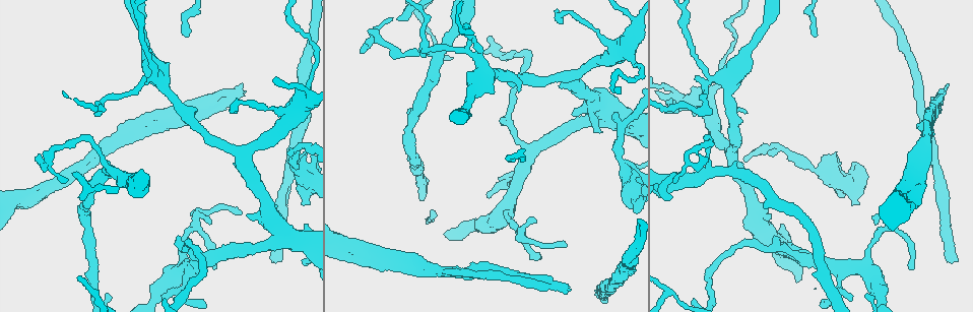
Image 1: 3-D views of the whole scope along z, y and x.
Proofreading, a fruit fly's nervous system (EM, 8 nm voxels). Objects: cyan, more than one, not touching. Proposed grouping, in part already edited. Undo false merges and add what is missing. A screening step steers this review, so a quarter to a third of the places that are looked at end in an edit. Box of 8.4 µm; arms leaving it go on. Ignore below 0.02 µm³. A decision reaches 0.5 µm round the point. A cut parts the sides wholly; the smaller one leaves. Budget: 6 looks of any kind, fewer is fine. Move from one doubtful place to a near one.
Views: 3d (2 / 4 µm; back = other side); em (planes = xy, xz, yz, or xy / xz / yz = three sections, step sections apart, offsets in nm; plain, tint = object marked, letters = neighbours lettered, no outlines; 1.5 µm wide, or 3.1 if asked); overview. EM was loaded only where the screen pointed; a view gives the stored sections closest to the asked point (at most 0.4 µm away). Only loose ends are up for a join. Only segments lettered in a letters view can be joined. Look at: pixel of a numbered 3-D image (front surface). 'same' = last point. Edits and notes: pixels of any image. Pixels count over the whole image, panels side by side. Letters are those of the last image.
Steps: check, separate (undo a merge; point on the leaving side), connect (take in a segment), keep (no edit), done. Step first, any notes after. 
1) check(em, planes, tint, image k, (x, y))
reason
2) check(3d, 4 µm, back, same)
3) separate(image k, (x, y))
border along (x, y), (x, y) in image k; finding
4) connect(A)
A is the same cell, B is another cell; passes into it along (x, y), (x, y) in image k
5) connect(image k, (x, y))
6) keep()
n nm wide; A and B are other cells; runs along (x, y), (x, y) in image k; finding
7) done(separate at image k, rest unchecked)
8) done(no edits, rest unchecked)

check(em, planes, letters, image 1, (241, 213))
branch stops here

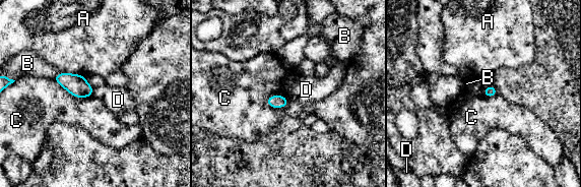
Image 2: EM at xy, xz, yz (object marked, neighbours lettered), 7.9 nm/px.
keep()
A, B, C and D are other cells; border along (482, 87), (485, 96) in image 2; no lettered segment goes on from it

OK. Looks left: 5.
check(em, yz, step 4, tint, image 1, (302, 204))
an open end

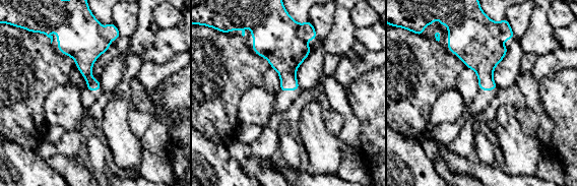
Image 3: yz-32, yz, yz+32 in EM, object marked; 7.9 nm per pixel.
check(em, planes, letters, same)

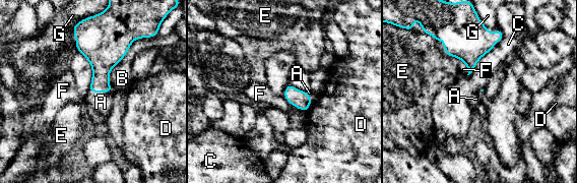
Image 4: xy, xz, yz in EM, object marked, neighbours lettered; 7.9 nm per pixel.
connect(A)
A is the same cell, B, C, D, E, F and G are other cells; passes into it along (102, 60), (101, 92), (101, 102) in image 4; the neuron continues

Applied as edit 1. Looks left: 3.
check(overview)

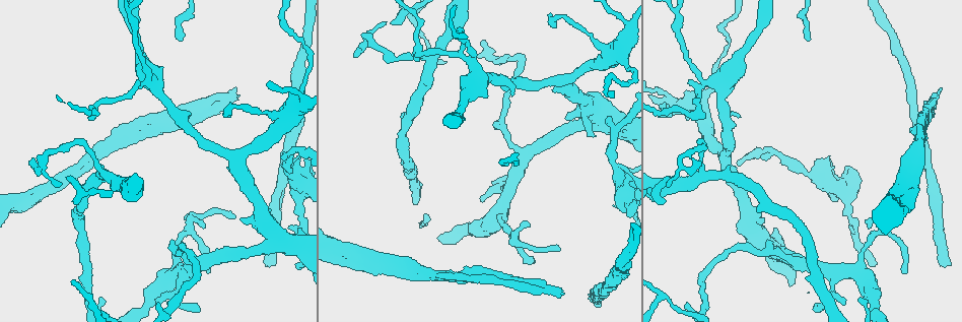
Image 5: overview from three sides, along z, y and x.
check(em, xz, step 8, tint, image 5, (33, 160))
free end

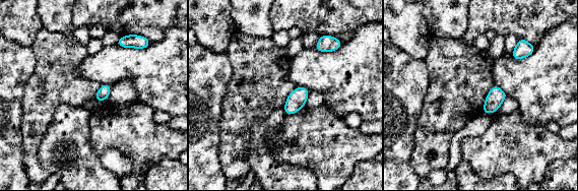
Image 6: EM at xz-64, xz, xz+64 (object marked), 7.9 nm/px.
check(em, xy, step 4, letters, same)

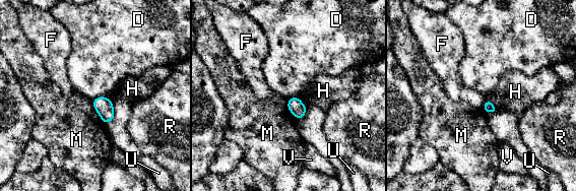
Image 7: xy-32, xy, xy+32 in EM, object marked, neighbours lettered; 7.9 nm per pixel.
keep()
D, F, H, M, R, U and V are other cells; none of them fits

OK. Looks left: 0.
done(connect at image 4, rest unchecked)

